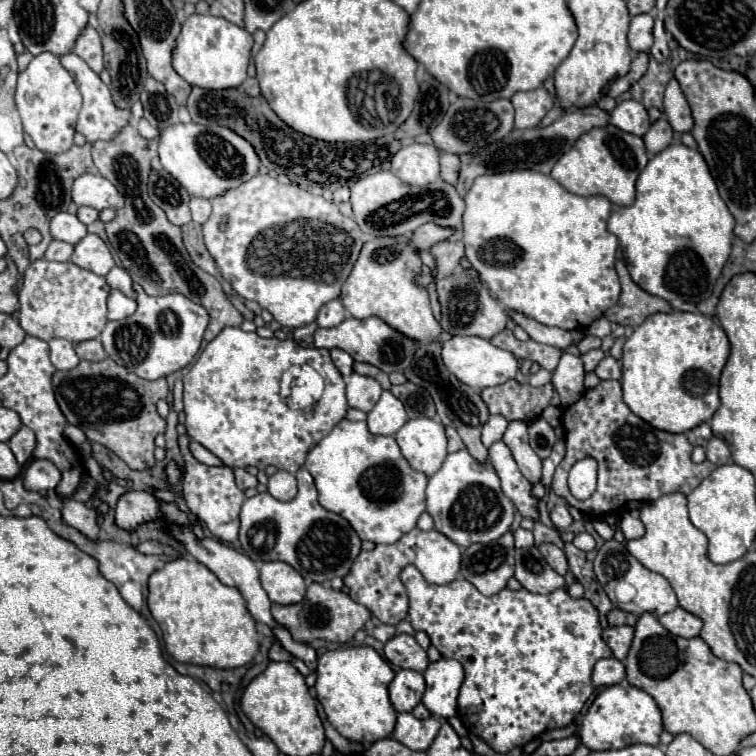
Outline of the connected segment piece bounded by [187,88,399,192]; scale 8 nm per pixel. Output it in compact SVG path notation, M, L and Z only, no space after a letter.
M193 88L187 100L187 110L191 118L197 124L205 126L227 126L247 138L259 158L261 164L277 174L285 174L291 182L299 186L311 186L317 184L325 190L335 192L341 186L351 186L359 178L387 170L391 162L391 154L399 150L399 142L395 140L367 140L367 142L339 142L339 144L327 144L315 138L309 138L305 134L295 132L289 128L279 116L269 108L265 98L251 98L243 94L243 90L199 90Z

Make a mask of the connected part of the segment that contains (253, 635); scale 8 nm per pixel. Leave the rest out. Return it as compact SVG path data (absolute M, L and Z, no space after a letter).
M177 558L155 570L147 582L147 606L161 626L167 652L177 662L213 668L237 668L259 650L255 620L237 588L225 586L197 560Z

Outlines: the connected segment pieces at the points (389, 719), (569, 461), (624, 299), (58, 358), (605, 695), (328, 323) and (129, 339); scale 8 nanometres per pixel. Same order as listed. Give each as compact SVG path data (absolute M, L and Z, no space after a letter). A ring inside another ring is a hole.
M347 646L343 650L327 650L321 654L314 687L329 724L343 738L363 746L391 736L397 712L391 706L387 684L393 676L395 672L391 666L369 646Z
M601 380L595 388L587 390L571 408L565 410L563 426L567 452L553 474L551 490L561 496L569 506L575 506L583 514L591 514L595 518L619 516L633 500L653 502L673 492L681 492L687 496L691 490L695 490L695 486L699 486L703 478L707 478L707 474L717 468L707 460L701 464L695 464L691 460L693 446L689 444L685 434L657 430L643 422L639 416L635 416L621 400L619 380ZM583 458L597 460L599 482L591 498L577 500L567 488L567 474L573 464Z
M617 260L615 270L621 280L621 296L619 296L619 302L607 310L605 314L607 320L623 326L639 326L647 316L655 312L671 312L669 304L663 298L647 294L631 280L625 262Z
M53 338L49 342L49 348L51 348L51 362L57 370L71 370L79 364L79 358L77 358L71 342L67 342L63 338Z
M609 686L597 694L591 708L587 710L583 722L581 722L581 744L585 744L589 750L613 750L613 748L627 748L633 744L659 744L659 734L663 732L661 724L661 712L655 704L655 700L635 686Z
M339 298L327 302L327 304L319 310L319 314L317 314L317 324L319 324L321 328L333 328L333 326L341 324L343 320L345 320L345 308L343 308L343 304L341 304Z
M137 288L137 292L137 310L129 318L107 322L101 332L101 342L109 358L113 358L119 366L125 366L139 378L159 380L191 364L191 360L199 352L209 316L203 306L191 302L183 294L165 294L151 298L143 294L141 288Z

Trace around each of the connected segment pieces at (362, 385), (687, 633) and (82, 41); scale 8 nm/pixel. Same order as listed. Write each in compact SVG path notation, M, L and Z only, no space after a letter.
M351 374L345 378L347 382L347 402L351 408L357 408L361 412L371 412L381 396L381 386L375 382L375 378L367 378L361 374Z
M675 608L673 612L663 614L663 616L659 618L659 622L661 622L661 626L667 628L671 634L681 636L681 638L699 636L701 626L703 626L703 622L701 622L695 614L683 610L683 608Z
M87 24L87 28L79 34L79 38L77 38L77 42L75 42L73 52L75 52L77 56L81 56L81 58L89 64L89 68L91 68L93 72L97 72L97 74L99 74L99 72L103 70L101 36L99 36L99 32L97 32L91 24Z

